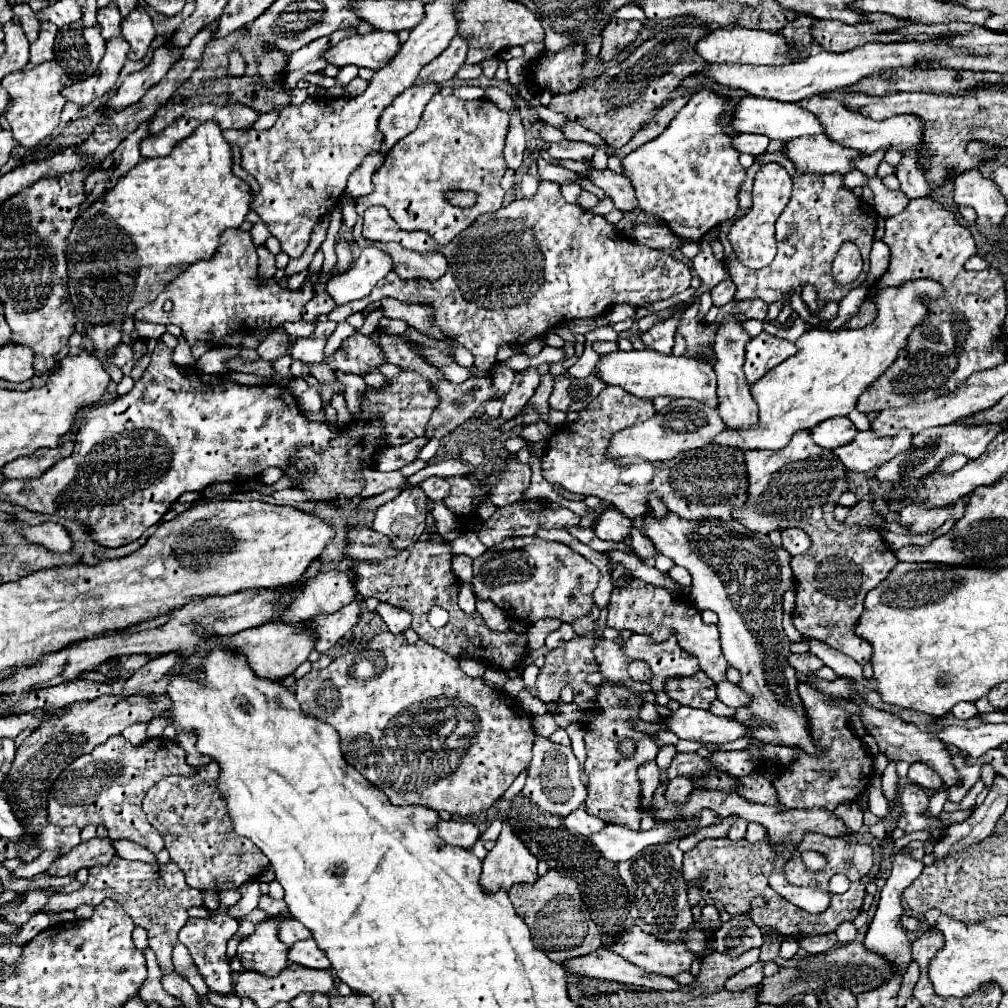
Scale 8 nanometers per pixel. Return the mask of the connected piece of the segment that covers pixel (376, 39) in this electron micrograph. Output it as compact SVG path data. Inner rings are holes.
M373 30L369 34L357 34L341 40L339 44L325 50L323 58L337 68L355 64L359 68L379 70L399 52L399 48L401 44L395 32Z

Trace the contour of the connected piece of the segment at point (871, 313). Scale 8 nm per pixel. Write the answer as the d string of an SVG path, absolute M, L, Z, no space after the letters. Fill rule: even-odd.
M865 298L859 312L855 316L851 316L847 320L847 324L843 324L843 328L863 328L863 326L867 326L867 324L871 324L875 320L875 312L877 312L877 308L869 302L869 298Z

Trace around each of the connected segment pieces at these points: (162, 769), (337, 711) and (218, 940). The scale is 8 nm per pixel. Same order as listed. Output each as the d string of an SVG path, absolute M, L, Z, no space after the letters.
M121 734L111 736L105 744L97 746L91 754L79 756L65 772L61 772L49 794L49 822L79 828L101 824L107 828L111 840L131 840L153 854L159 854L163 850L163 838L145 820L141 800L149 786L157 784L161 778L171 774L197 774L197 768L189 766L185 756L185 750L169 738L151 738L149 742L133 746Z
M383 632L383 634L375 636L365 648L347 652L345 656L333 660L323 670L311 670L309 674L305 674L301 680L295 682L295 696L305 714L309 714L321 722L325 720L339 732L341 752L345 756L345 762L351 764L353 768L357 768L373 786L383 790L395 806L411 806L411 804L413 806L429 806L433 810L445 810L449 814L467 818L467 816L479 814L481 810L489 808L531 762L531 746L533 746L535 730L531 726L531 716L519 708L515 698L511 698L509 694L501 692L501 690L489 688L481 678L471 678L471 676L463 674L459 664L455 662L455 658L449 656L447 652L441 652L439 648L425 644L423 640L417 640L415 644L407 644L403 634Z
M213 914L209 918L189 918L187 924L179 932L179 942L189 948L189 954L193 958L195 966L199 968L199 974L203 976L205 984L209 986L211 992L217 992L221 996L229 994L233 988L231 968L229 968L229 960L225 956L225 946L235 930L237 930L235 918L231 918L229 914Z

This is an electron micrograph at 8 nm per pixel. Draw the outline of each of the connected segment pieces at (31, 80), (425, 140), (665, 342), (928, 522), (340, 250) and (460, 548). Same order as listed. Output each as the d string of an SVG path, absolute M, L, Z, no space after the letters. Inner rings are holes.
M43 62L31 70L11 72L1 80L3 88L9 92L11 100L7 110L3 112L3 128L13 132L13 138L21 142L27 148L37 146L43 142L57 126L61 118L61 110L65 106L65 98L61 96L61 90L65 84L69 84L69 74L55 62Z
M439 92L429 100L429 104L425 106L425 112L421 116L421 122L417 126L415 132L411 132L409 136L405 136L403 140L399 140L385 156L383 166L373 174L373 192L369 196L361 196L355 200L355 210L359 214L359 220L353 228L353 240L359 248L367 248L367 246L375 246L379 250L383 250L385 254L391 256L393 260L393 272L403 278L403 280L411 280L411 278L425 278L425 280L439 280L445 272L447 272L447 260L441 252L427 252L427 254L419 254L415 250L403 248L401 244L395 242L369 242L361 236L361 226L363 226L363 212L369 206L385 206L389 210L389 216L403 228L403 230L423 230L427 232L437 244L447 244L449 240L453 240L459 232L463 232L465 228L469 228L469 224L473 224L473 220L485 212L497 212L503 204L503 196L505 190L501 188L501 178L507 170L507 164L503 160L503 146L505 146L505 138L509 132L509 114L499 110L493 102L489 100L461 100L457 96L441 96ZM449 190L471 190L477 194L477 202L475 206L469 208L457 208L451 206L445 200L445 194Z
M675 308L675 310L677 312L675 312L673 318L665 320L665 322L659 322L651 330L647 330L645 334L641 334L641 340L647 346L647 350L655 350L655 352L661 352L661 354L671 354L675 330L677 330L679 318L683 314L683 310L679 310L679 308Z
M959 500L953 508L917 508L917 504L909 504L909 508L903 508L899 514L899 524L915 534L929 534L935 532L947 518L961 518L965 512L963 502Z
M339 242L339 244L335 246L335 252L337 252L339 262L337 262L337 268L333 270L331 276L337 276L337 274L345 272L345 270L349 268L349 264L351 264L351 248L349 248L347 242Z
M461 534L459 538L455 538L453 542L449 542L451 544L451 554L453 556L459 556L459 554L465 554L465 556L471 556L471 558L475 558L475 556L479 556L479 554L483 554L483 544L479 542L479 538L475 536L475 534Z

